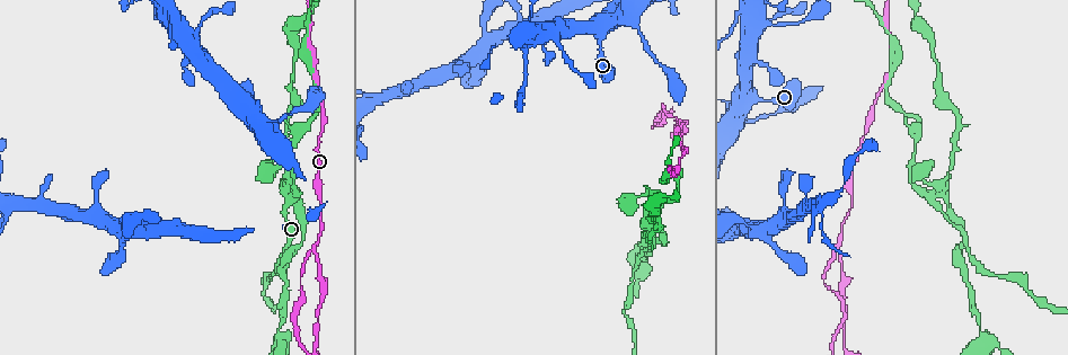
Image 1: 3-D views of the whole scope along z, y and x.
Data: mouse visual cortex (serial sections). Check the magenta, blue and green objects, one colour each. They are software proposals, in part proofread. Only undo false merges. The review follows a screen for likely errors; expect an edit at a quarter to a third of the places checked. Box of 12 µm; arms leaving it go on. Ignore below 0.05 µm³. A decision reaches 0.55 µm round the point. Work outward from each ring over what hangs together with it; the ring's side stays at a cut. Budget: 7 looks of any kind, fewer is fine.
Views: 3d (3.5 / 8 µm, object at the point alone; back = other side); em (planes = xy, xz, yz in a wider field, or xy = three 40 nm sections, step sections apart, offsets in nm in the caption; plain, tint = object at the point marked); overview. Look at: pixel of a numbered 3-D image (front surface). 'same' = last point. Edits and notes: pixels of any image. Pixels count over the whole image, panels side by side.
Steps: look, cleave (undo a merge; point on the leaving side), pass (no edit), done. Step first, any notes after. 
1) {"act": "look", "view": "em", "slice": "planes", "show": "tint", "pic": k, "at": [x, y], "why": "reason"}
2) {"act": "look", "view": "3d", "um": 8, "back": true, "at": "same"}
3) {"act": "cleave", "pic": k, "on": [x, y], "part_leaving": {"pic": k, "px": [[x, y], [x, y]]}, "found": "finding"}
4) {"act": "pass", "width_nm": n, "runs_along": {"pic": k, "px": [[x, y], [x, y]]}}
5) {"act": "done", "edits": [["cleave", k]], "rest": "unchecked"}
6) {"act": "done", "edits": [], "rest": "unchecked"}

{"act": "look", "view": "3d", "um": 3.5, "pic": 1, "at": [935, 197]}

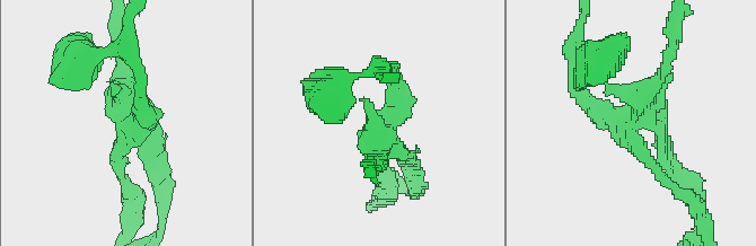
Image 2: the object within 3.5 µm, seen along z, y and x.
{"act": "cleave", "pic": 2, "on": [648, 81], "arm_widths_nm": [150, 200, 250, 300], "found": "two cells meet here"}

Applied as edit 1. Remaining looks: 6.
{"act": "look", "view": "3d", "um": 3.5, "pic": 1, "at": [907, 113], "why": "thin neck"}

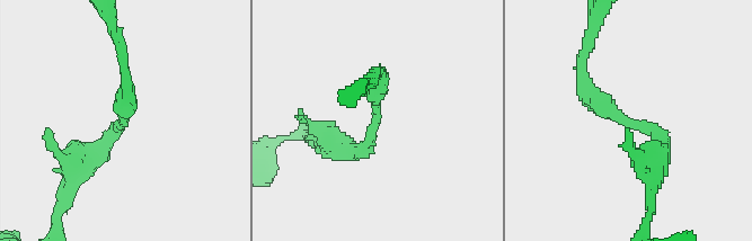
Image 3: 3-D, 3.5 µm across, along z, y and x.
{"act": "look", "view": "em", "slice": "planes", "show": "tint", "pic": 3, "at": [376, 117], "arm_widths_nm": [200, 300]}

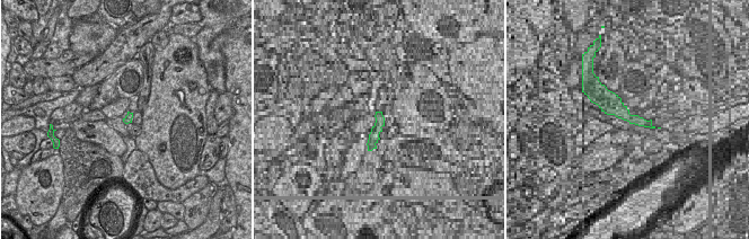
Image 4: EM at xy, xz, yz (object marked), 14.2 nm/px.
{"act": "pass", "runs_along": {"pic": 3, "px": [[655, 160], [655, 132], [611, 115], [580, 70]]}, "found": "one cell here"}

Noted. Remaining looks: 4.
{"act": "look", "view": "3d", "um": 8, "pic": 1, "at": [760, 21], "why": "four arms meet"}

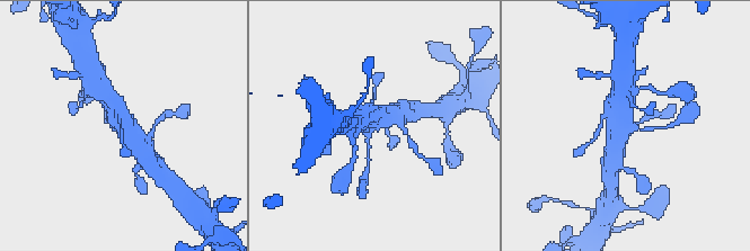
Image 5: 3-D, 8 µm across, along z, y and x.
{"act": "look", "view": "em", "slice": "xy", "step": 1, "show": "tint", "pic": 5, "at": [118, 127], "arms": 4, "arm_widths_nm": [100, 150, 450, 600]}

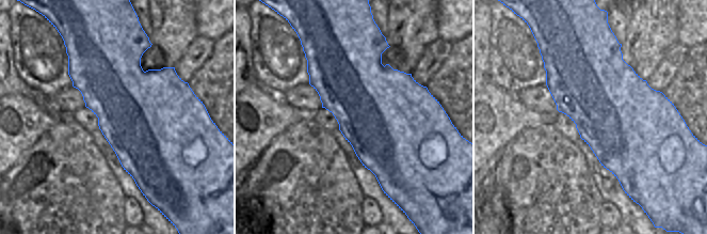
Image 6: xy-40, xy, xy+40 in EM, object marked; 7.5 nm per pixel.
{"act": "pass", "width_nm": 700, "runs_along": {"pic": 5, "px": [[142, 151], [112, 104], [103, 101]]}, "found": "all the same cell"}

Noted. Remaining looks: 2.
{"act": "done", "edits": [["cleave", 2]], "rest": "unchecked"}

